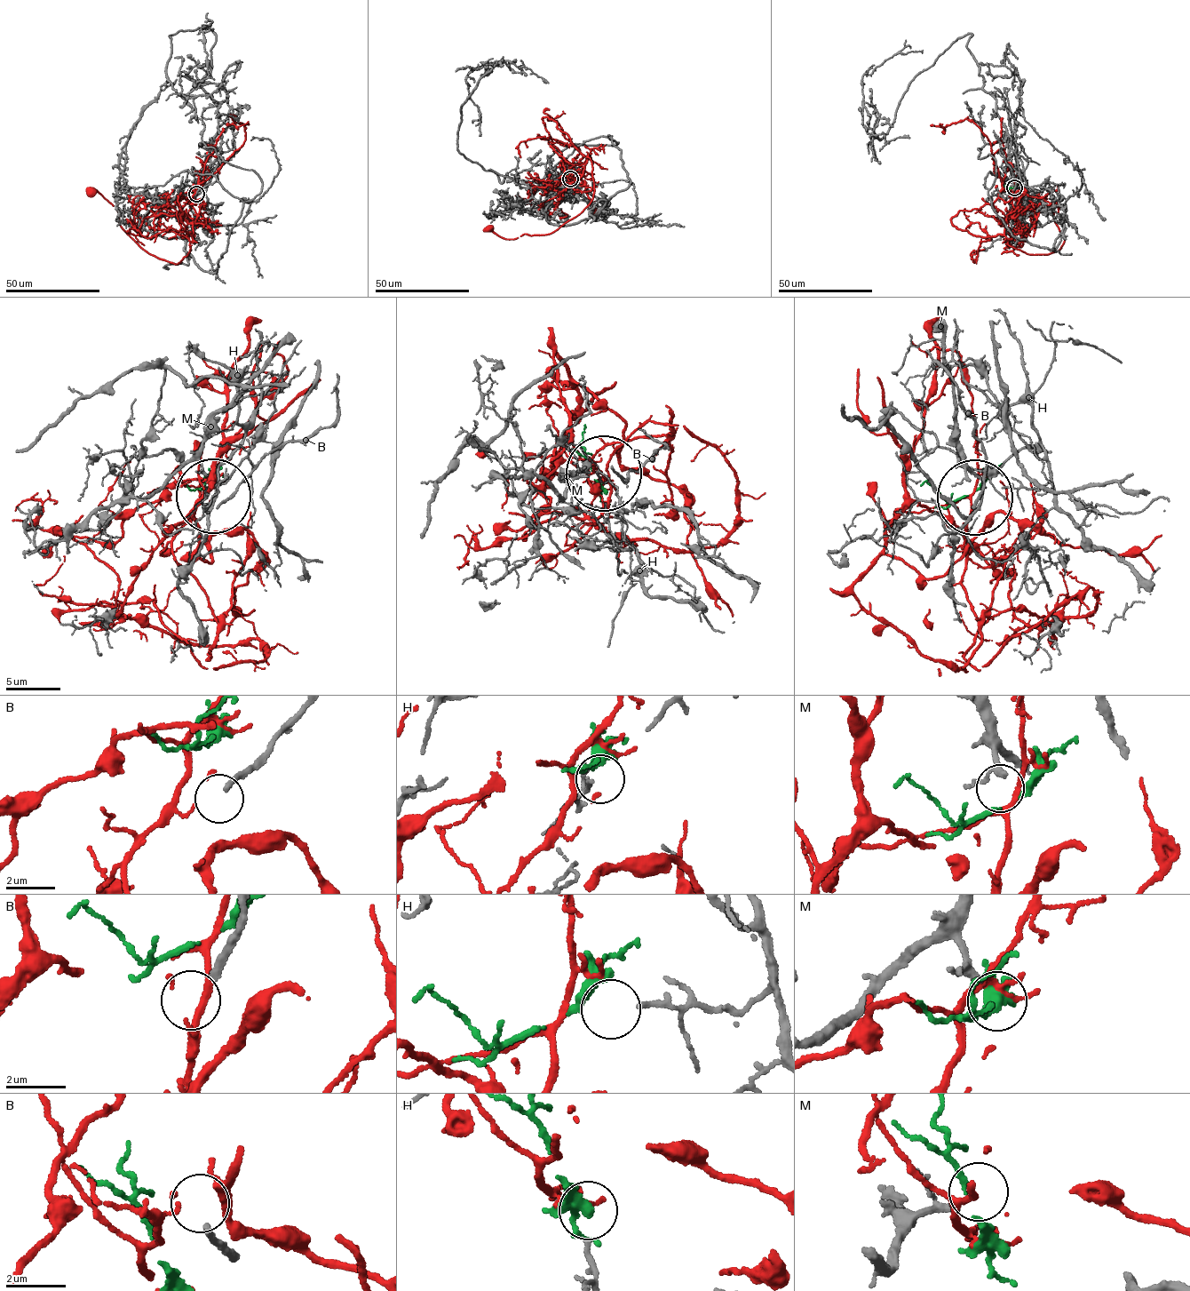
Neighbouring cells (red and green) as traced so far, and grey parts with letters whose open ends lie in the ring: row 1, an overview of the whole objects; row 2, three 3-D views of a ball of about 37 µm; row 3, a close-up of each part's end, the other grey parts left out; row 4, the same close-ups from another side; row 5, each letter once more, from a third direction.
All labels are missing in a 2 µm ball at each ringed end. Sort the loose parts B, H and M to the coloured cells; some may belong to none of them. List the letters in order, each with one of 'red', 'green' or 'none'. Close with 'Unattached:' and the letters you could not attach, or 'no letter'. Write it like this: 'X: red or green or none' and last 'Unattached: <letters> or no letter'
B: none
H: green
M: none
Unattached: B, M

